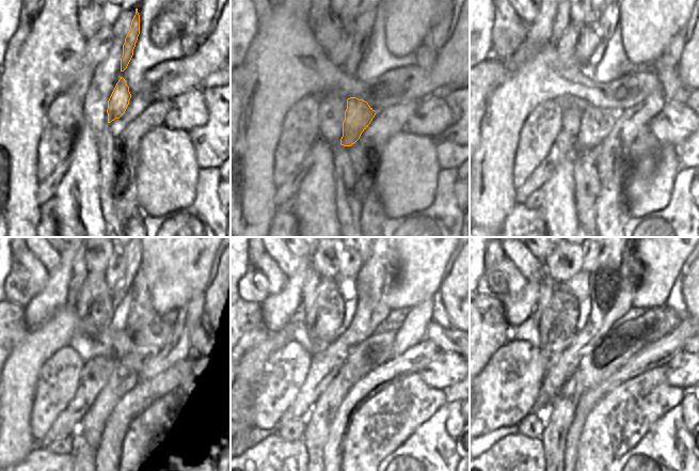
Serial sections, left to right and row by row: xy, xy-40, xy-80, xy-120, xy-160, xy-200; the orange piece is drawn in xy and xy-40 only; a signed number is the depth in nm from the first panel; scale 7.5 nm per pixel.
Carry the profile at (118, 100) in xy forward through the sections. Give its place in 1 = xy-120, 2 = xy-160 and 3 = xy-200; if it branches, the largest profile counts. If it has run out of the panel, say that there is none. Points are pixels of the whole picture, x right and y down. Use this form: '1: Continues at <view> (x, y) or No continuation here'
1: Continues at xy-120 (122, 369)
2: Continues at xy-160 (319, 420)
3: Continues at xy-200 (559, 417).

